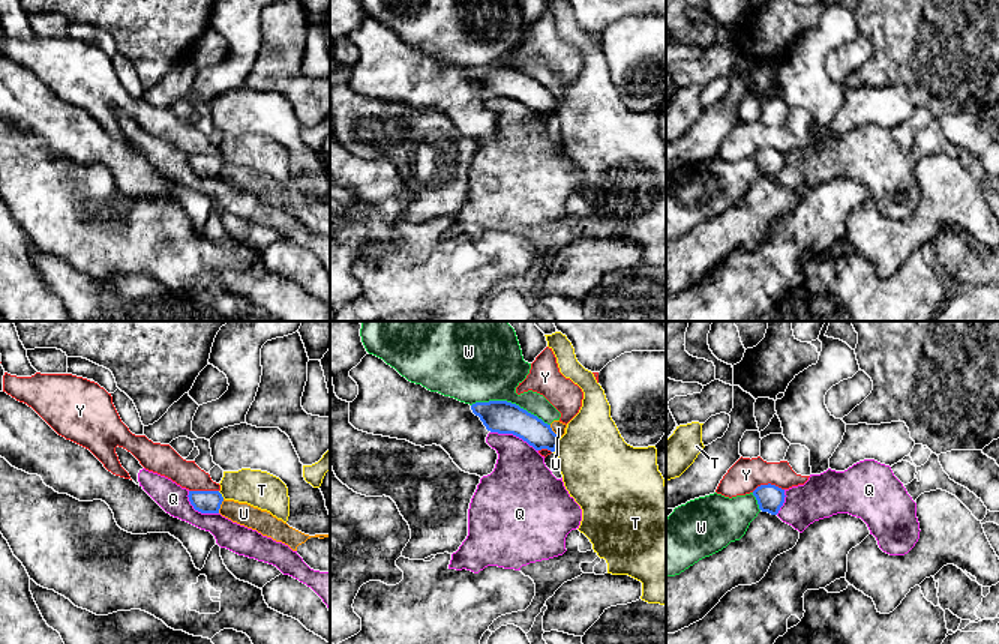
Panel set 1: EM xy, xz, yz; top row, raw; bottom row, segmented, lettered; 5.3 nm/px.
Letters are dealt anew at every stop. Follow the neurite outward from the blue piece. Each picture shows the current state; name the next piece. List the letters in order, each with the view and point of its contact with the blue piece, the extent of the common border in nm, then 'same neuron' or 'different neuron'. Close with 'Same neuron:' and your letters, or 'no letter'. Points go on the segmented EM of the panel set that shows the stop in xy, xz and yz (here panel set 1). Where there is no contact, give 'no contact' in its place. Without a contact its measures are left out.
Q: contact xz (515, 434); length 280 nm; different neuron
T: contact xz (557, 445); length 90 nm; different neuron
U: contact xy (219, 506); length 90 nm; different neuron
W: contact xz (510, 403); length 440 nm; different neuron
Y: contact yz (768, 484); length 180 nm; different neuron
Same neuron: no letter

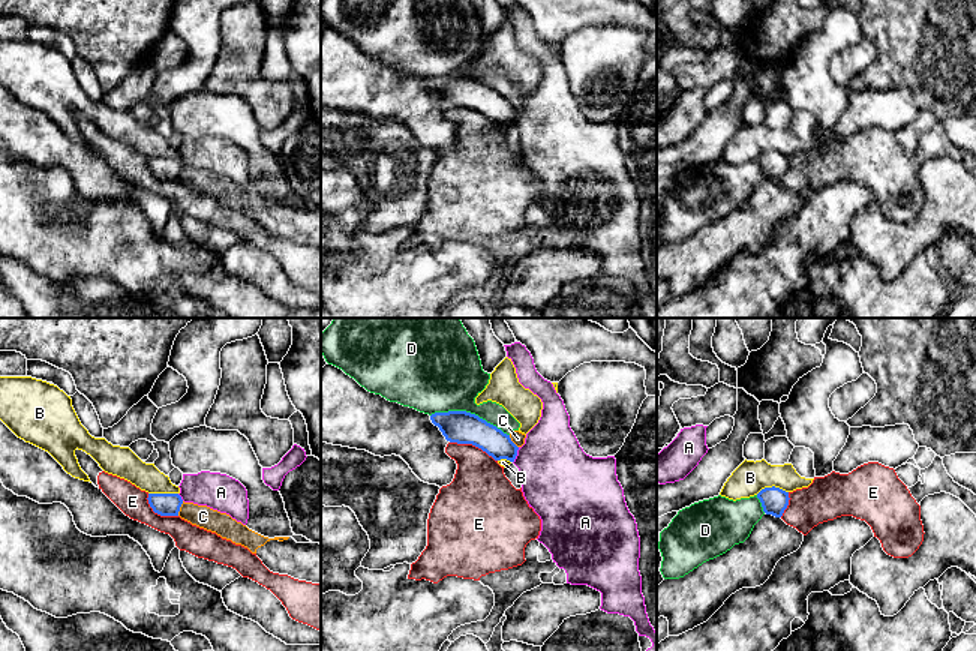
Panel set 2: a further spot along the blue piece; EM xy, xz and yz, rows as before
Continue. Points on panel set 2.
A: contact xz (516, 455); length 90 nm; different neuron
B: contact yz (772, 486); length 180 nm; different neuron
C: contact xy (179, 509); length 90 nm; different neuron
D: contact xz (470, 413); length 440 nm; different neuron
E: contact xz (474, 444); length 280 nm; different neuron
Same neuron: no letter

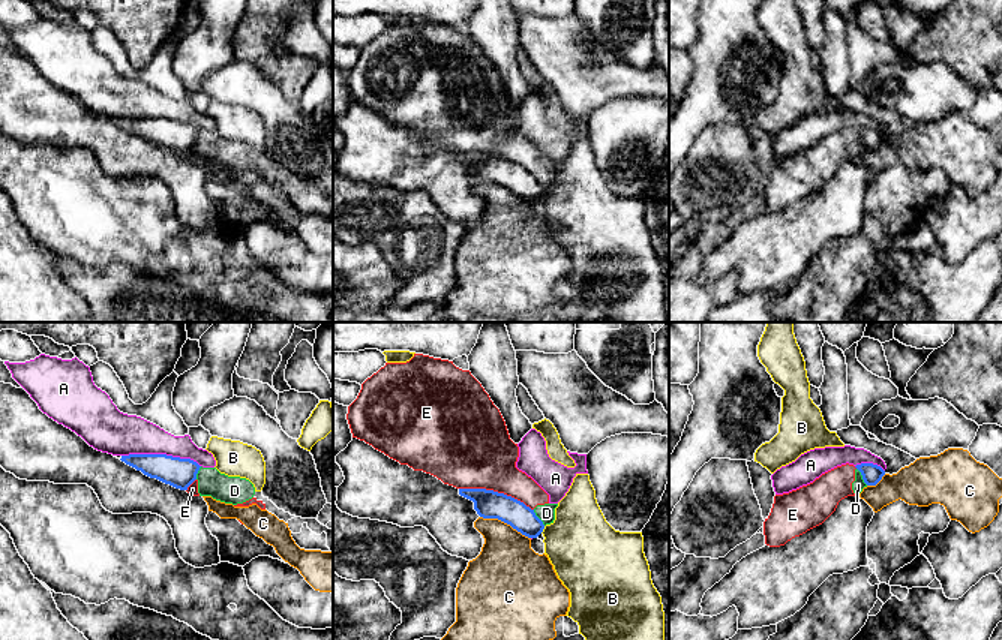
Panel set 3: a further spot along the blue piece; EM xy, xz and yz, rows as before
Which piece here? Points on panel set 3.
A: contact xy (161, 454); length 420 nm; different neuron
B: contact xz (543, 528); length 50 nm; different neuron
C: contact xz (506, 522); length 300 nm; different neuron
D: contact yz (863, 477); length 110 nm; different neuron
E: contact xz (497, 492); length 420 nm; different neuron
Same neuron: no letter

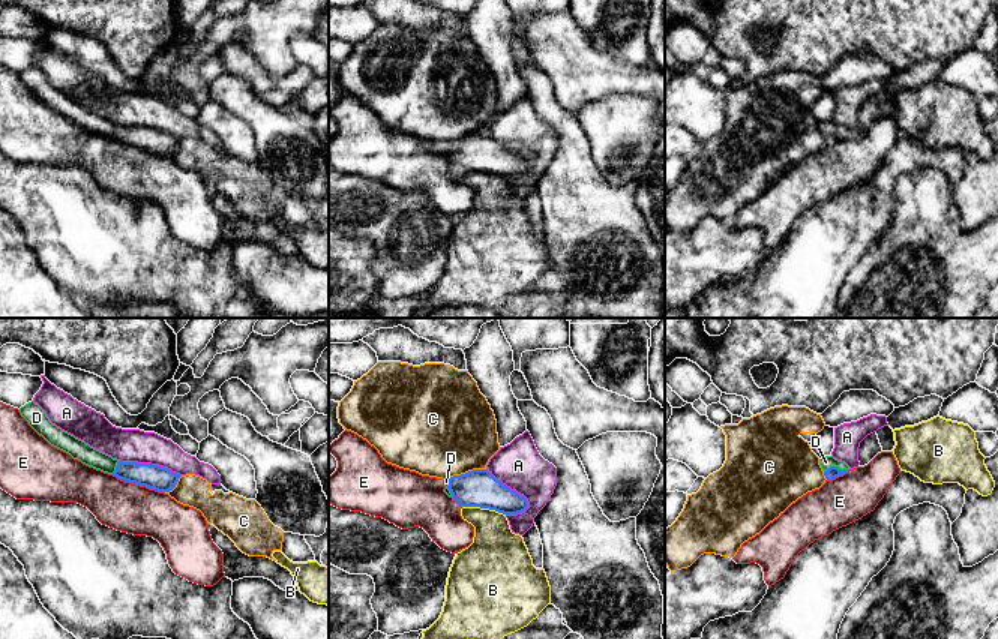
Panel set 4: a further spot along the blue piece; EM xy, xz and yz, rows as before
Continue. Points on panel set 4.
A: contact xz (514, 491); length 320 nm; different neuron
B: contact xz (483, 507); length 240 nm; different neuron
C: contact xz (468, 471); length 200 nm; different neuron
D: contact yz (836, 467); length 140 nm; same neuron
E: contact xy (138, 483); length 300 nm; different neuron
Same neuron: D

